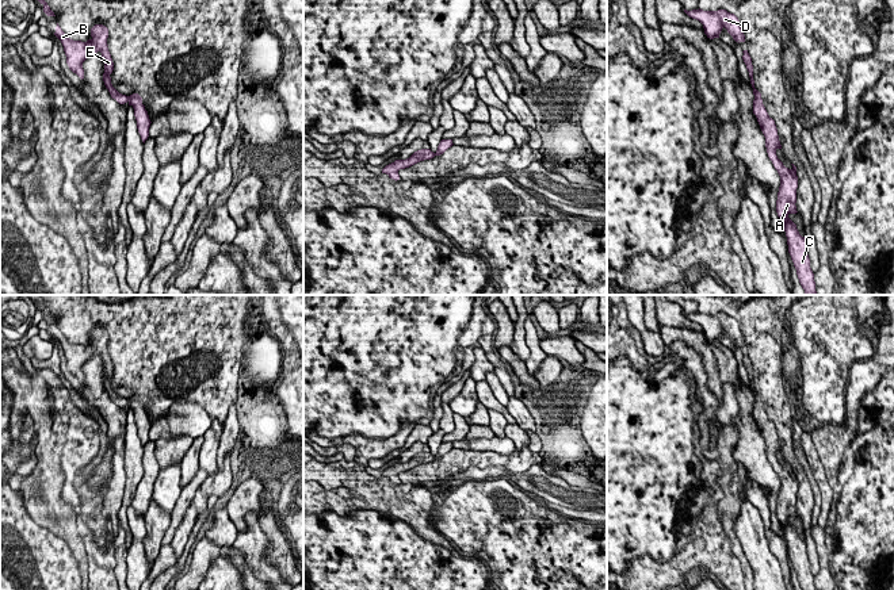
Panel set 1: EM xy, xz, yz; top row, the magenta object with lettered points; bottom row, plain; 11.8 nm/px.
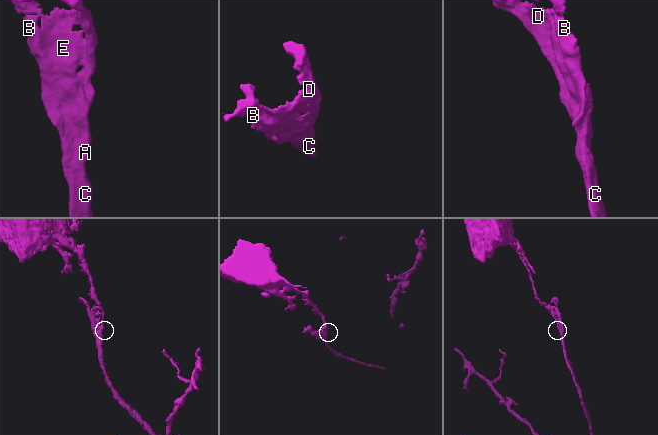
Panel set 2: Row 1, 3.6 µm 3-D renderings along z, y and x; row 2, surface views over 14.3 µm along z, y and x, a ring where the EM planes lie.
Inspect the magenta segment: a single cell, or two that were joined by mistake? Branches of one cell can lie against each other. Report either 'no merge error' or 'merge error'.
no merge error

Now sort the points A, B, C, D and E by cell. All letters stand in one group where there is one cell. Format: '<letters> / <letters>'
A B C D E

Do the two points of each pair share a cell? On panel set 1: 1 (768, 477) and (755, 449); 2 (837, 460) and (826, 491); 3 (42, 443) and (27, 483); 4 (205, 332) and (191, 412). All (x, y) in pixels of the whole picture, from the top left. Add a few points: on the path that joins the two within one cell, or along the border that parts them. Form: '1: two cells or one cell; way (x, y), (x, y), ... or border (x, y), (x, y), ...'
1: one cell; way (761, 470), (756, 464), (755, 456)
2: two cells; border (817, 455), (833, 494)
3: one cell; way (42, 454), (42, 470), (38, 474)
4: two cells; border (164, 414), (175, 403), (197, 402), (211, 420)

